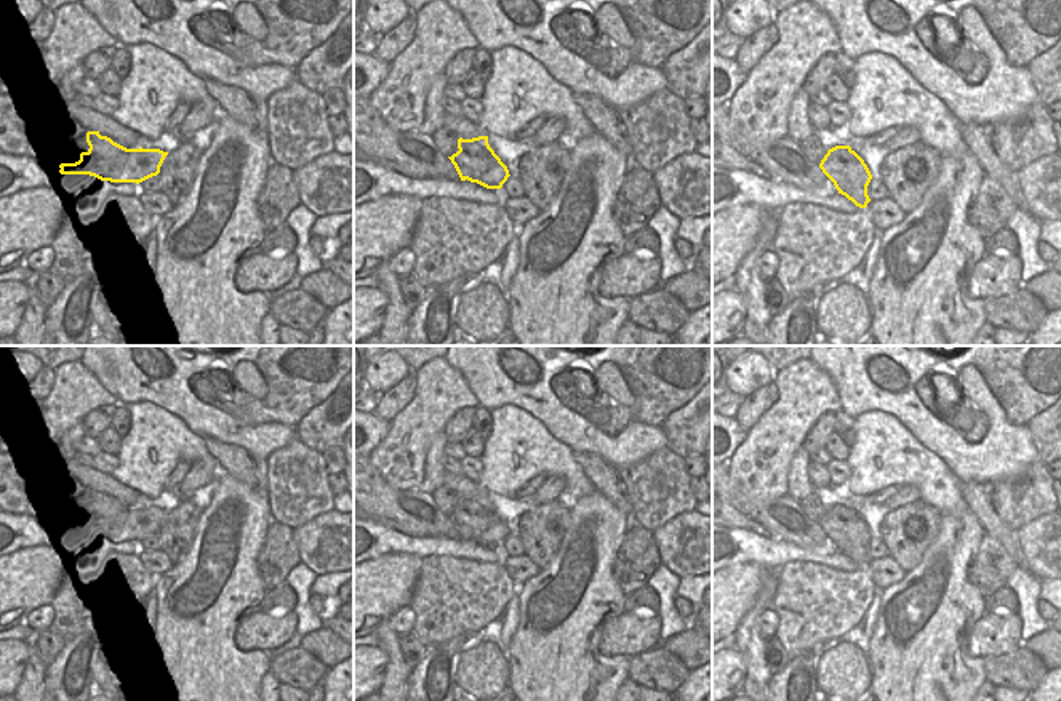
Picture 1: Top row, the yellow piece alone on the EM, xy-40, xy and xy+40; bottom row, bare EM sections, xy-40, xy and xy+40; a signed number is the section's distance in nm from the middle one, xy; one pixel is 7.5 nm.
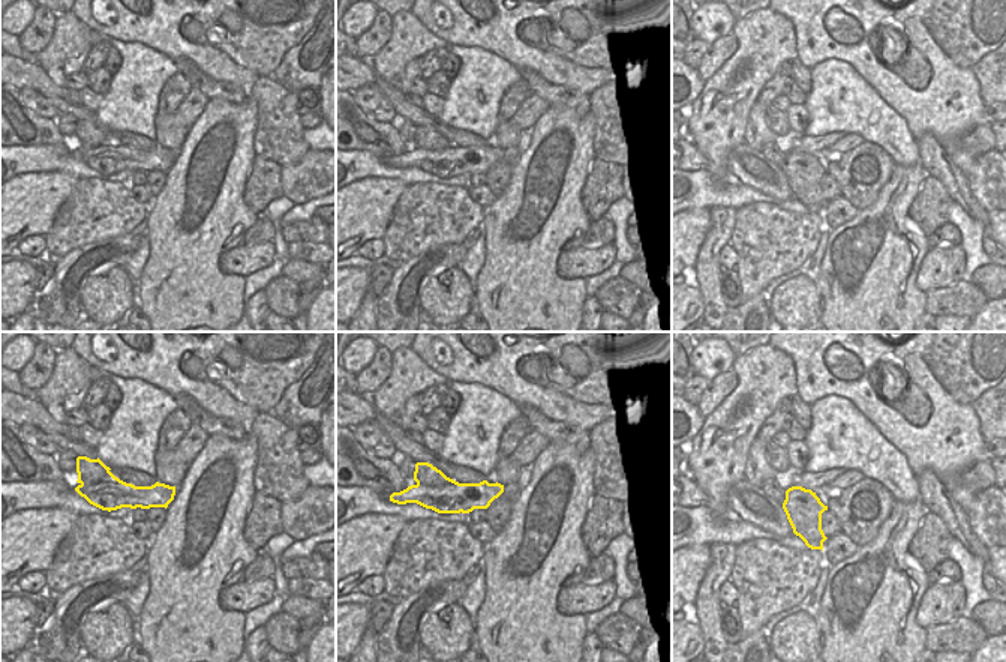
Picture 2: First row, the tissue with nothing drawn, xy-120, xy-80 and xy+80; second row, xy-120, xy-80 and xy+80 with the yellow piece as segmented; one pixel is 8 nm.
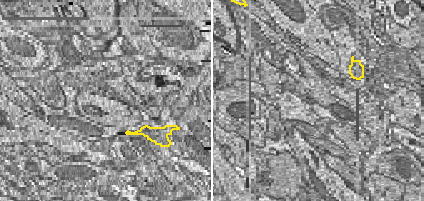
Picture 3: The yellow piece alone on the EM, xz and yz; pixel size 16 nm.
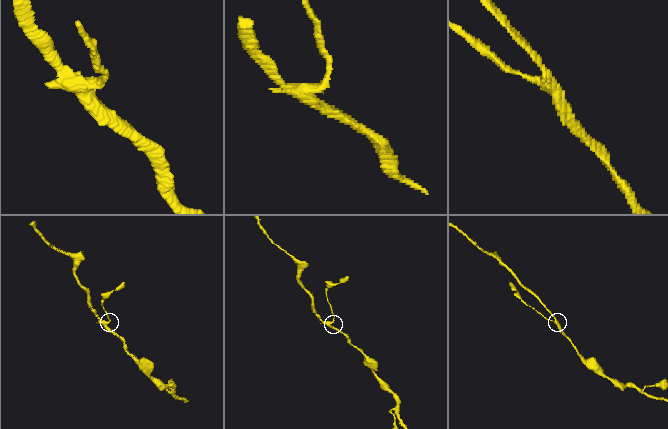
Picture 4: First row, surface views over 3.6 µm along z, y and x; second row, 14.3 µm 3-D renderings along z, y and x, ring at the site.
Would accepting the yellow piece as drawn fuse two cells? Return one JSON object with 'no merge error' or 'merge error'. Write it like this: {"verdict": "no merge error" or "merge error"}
{"verdict": "merge error"}

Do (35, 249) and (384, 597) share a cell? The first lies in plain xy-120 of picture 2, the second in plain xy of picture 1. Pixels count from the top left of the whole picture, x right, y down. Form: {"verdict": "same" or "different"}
{"verdict": "different"}

